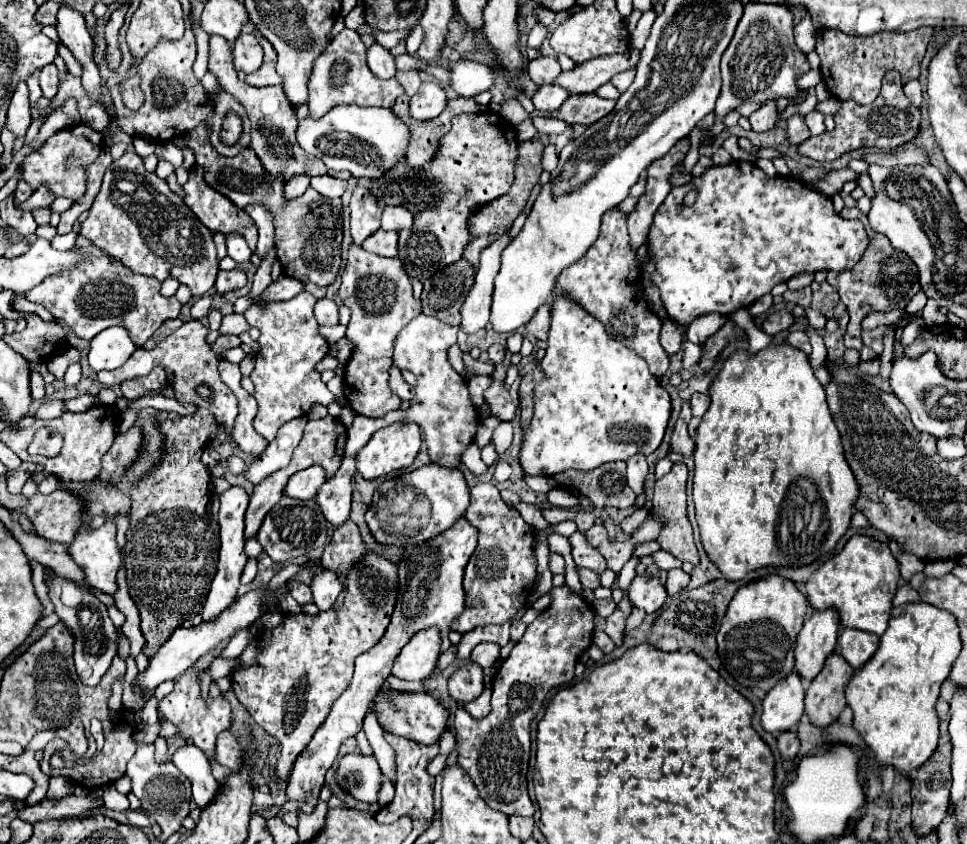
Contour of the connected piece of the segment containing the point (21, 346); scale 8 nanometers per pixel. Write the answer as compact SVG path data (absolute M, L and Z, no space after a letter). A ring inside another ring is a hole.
M22 312L28 326L20 334L2 336L2 340L22 354L28 362L50 362L68 344L66 332L58 322L46 322L38 314Z

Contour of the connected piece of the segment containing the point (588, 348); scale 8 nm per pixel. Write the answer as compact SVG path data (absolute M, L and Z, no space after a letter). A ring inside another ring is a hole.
M554 298L552 326L546 356L540 368L548 376L534 392L534 418L520 450L520 466L526 474L558 474L568 468L594 470L600 464L628 460L634 454L652 454L664 440L668 418L672 412L670 394L648 370L648 364L632 354L624 344L610 338L604 324L584 312L580 306L568 304L566 298Z

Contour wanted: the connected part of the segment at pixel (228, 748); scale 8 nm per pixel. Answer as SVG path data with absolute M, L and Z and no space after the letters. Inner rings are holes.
M220 732L218 734L218 740L216 740L216 750L214 750L214 760L230 770L236 770L240 764L242 764L242 756L244 756L244 750L242 746L238 744L238 740L228 732Z

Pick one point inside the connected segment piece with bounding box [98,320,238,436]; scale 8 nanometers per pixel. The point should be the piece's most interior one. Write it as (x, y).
(192, 367)

